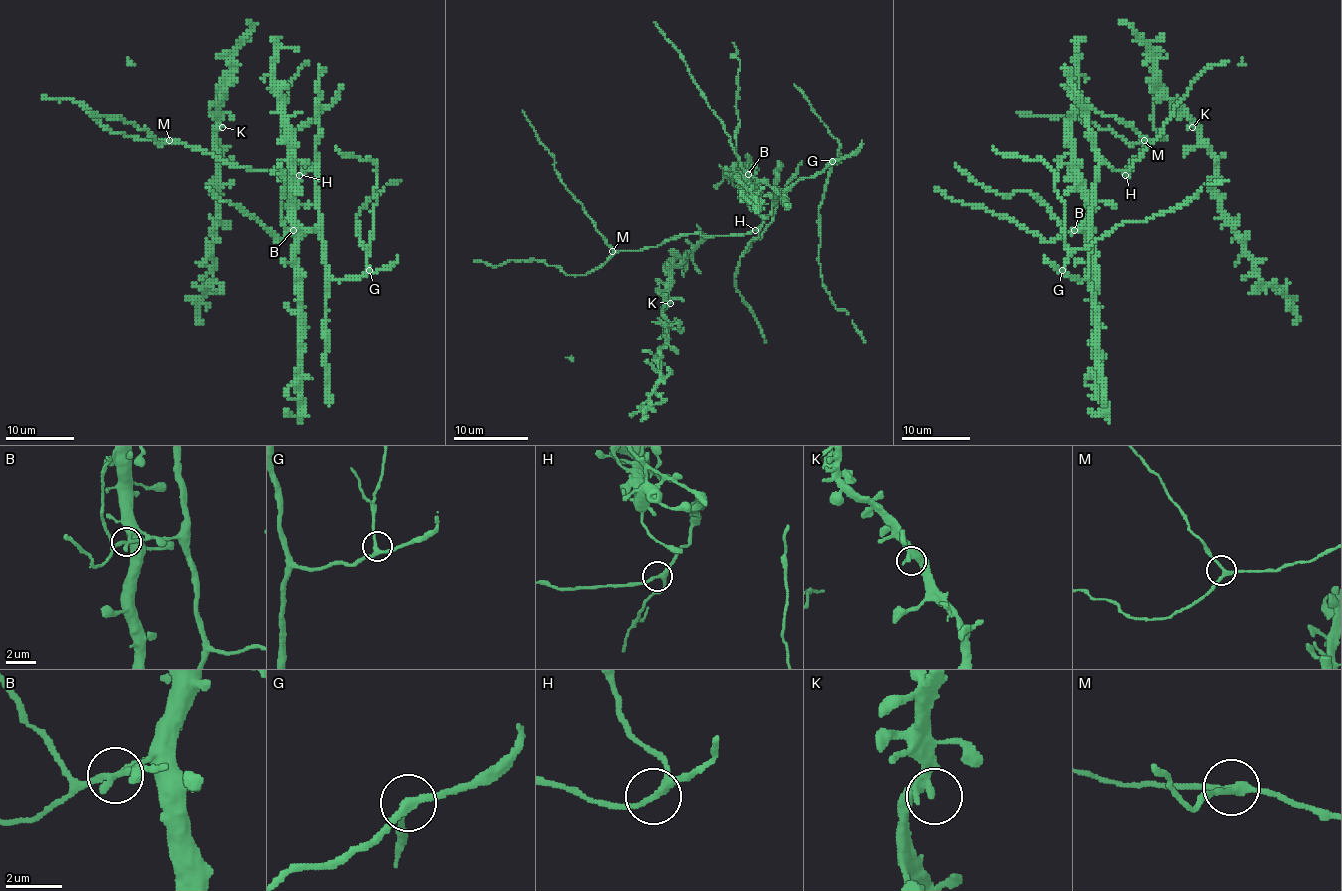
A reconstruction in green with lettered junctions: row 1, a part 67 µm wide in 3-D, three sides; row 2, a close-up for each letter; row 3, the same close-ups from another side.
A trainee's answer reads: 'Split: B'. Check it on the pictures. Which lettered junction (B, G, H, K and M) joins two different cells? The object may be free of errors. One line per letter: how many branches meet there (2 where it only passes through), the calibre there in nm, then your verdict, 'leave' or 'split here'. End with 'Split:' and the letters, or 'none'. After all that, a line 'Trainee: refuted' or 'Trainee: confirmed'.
B: branches 3; calibre 200 nm; split here
G: branches 3; calibre 240 nm; leave
H: branches 3; calibre 200 nm; leave
K: branches 3; calibre 240 nm; leave
M: branches 3; calibre 220 nm; leave
Split: B
Trainee: confirmed

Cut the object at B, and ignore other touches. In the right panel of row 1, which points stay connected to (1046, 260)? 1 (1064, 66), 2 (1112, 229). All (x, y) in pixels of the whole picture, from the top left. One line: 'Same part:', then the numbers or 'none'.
Same part: 1, 2

